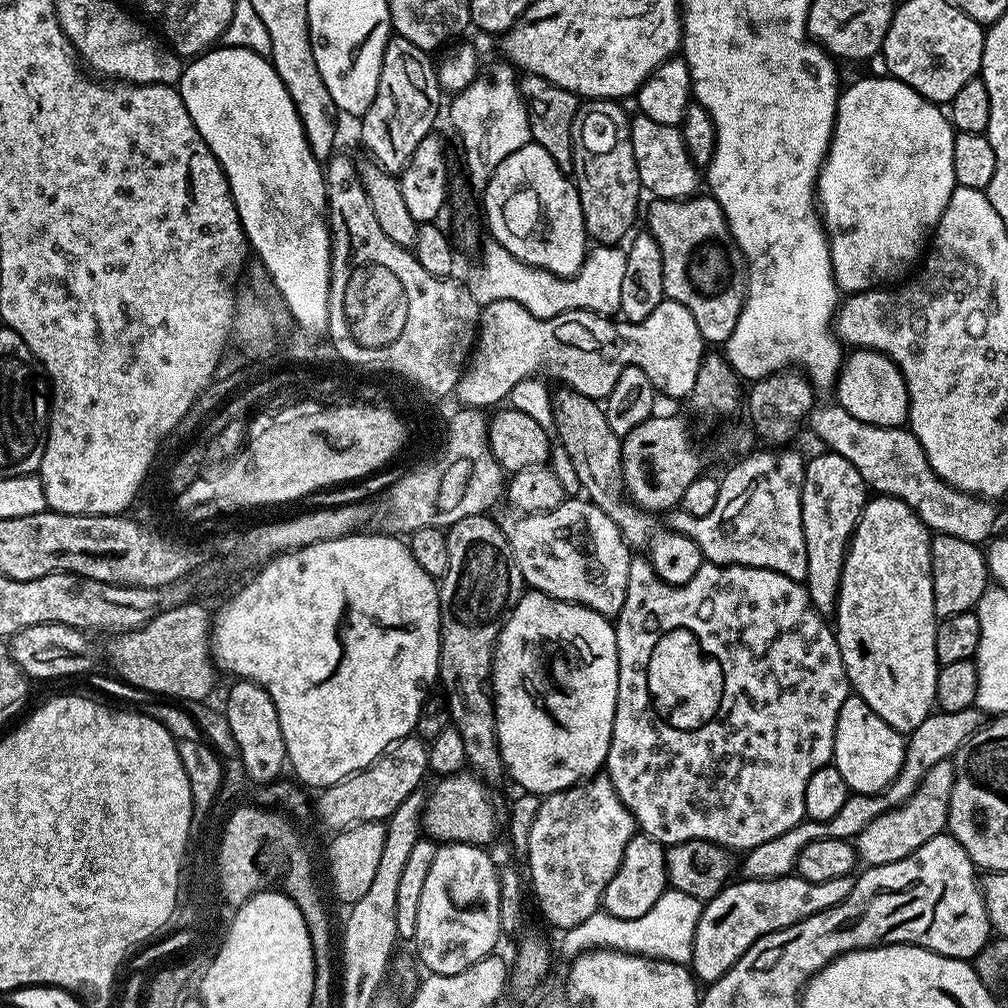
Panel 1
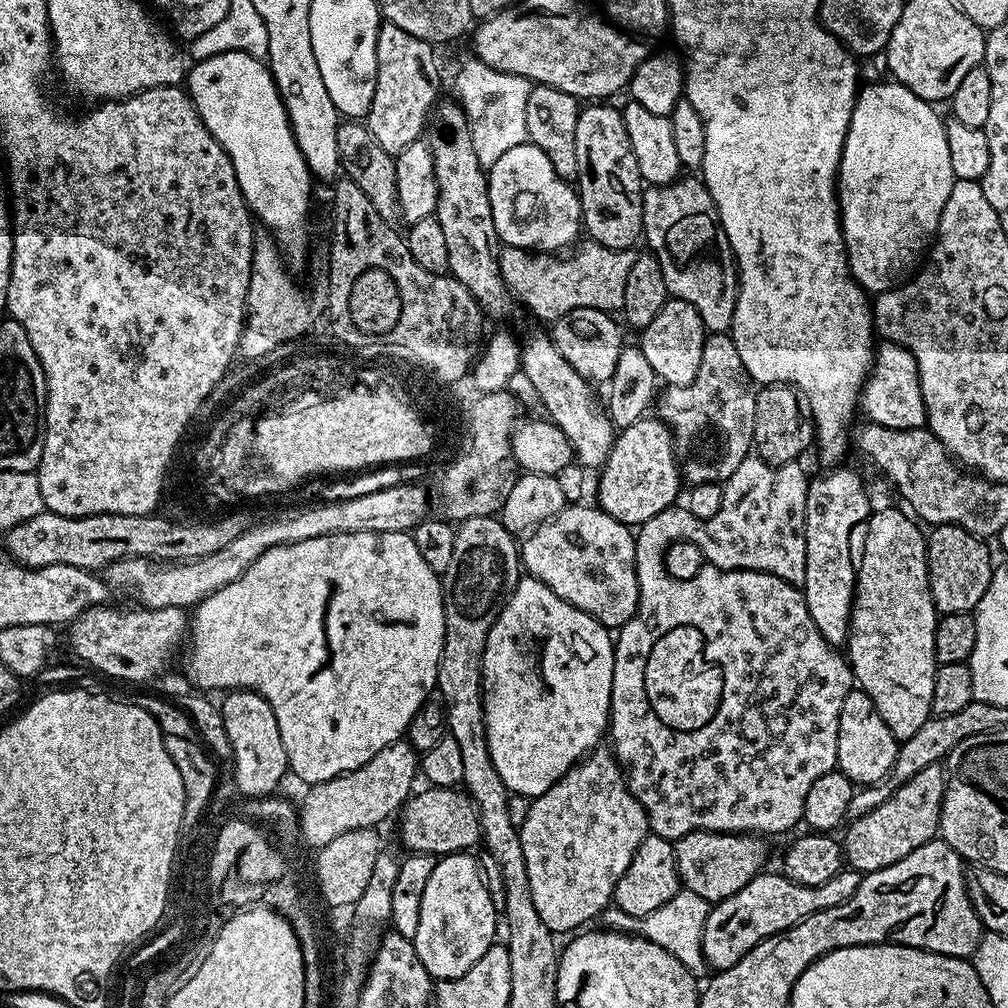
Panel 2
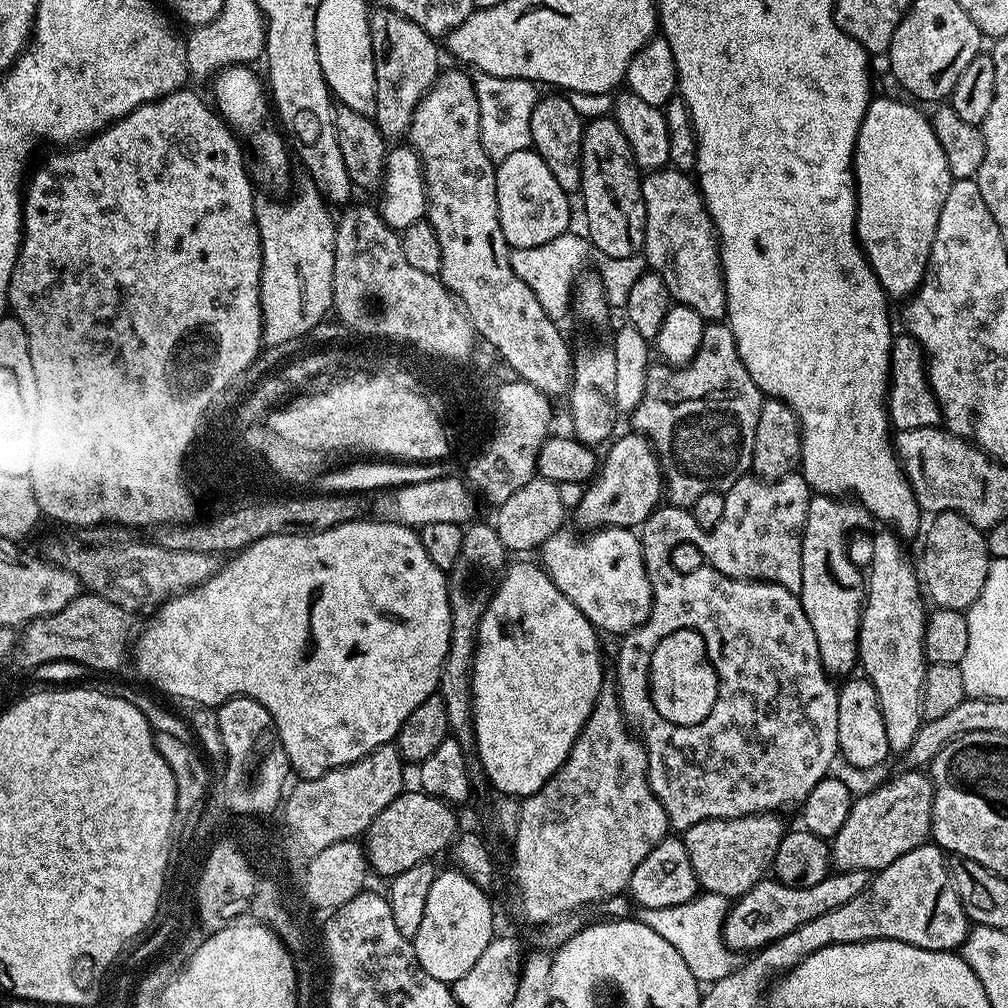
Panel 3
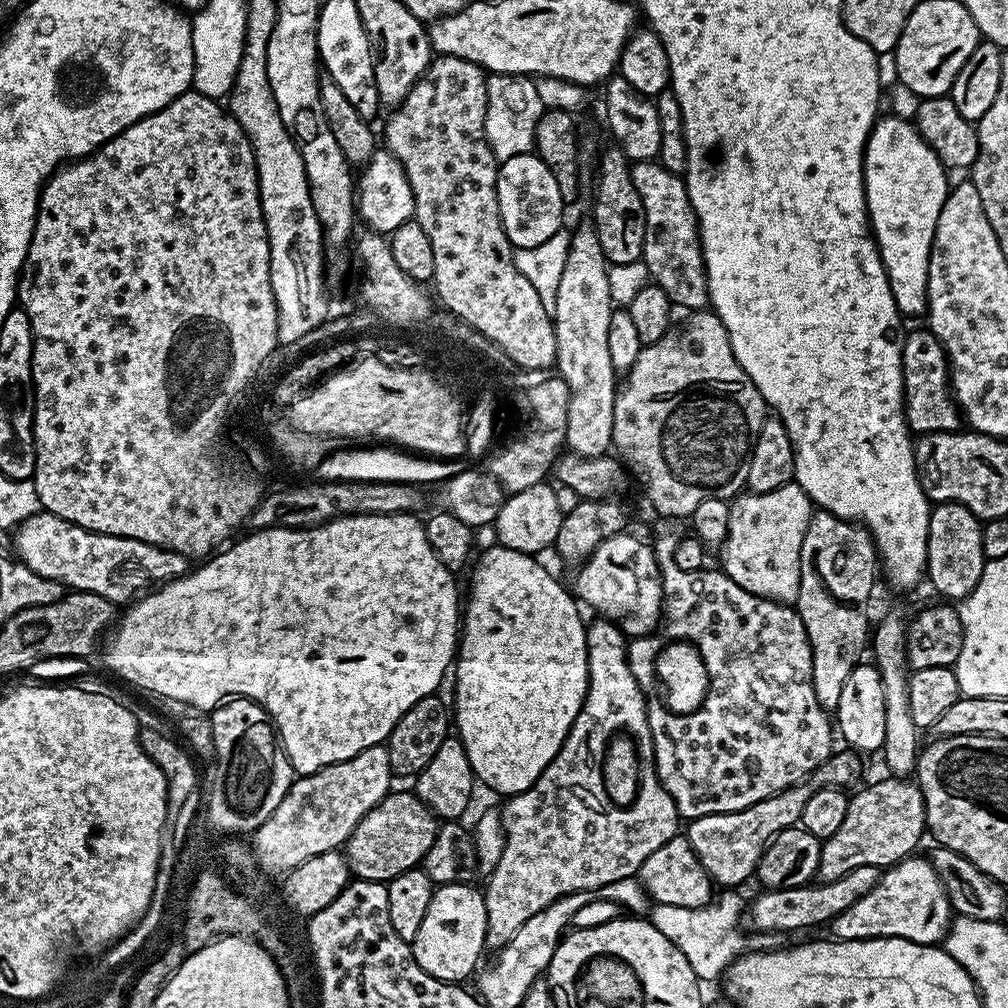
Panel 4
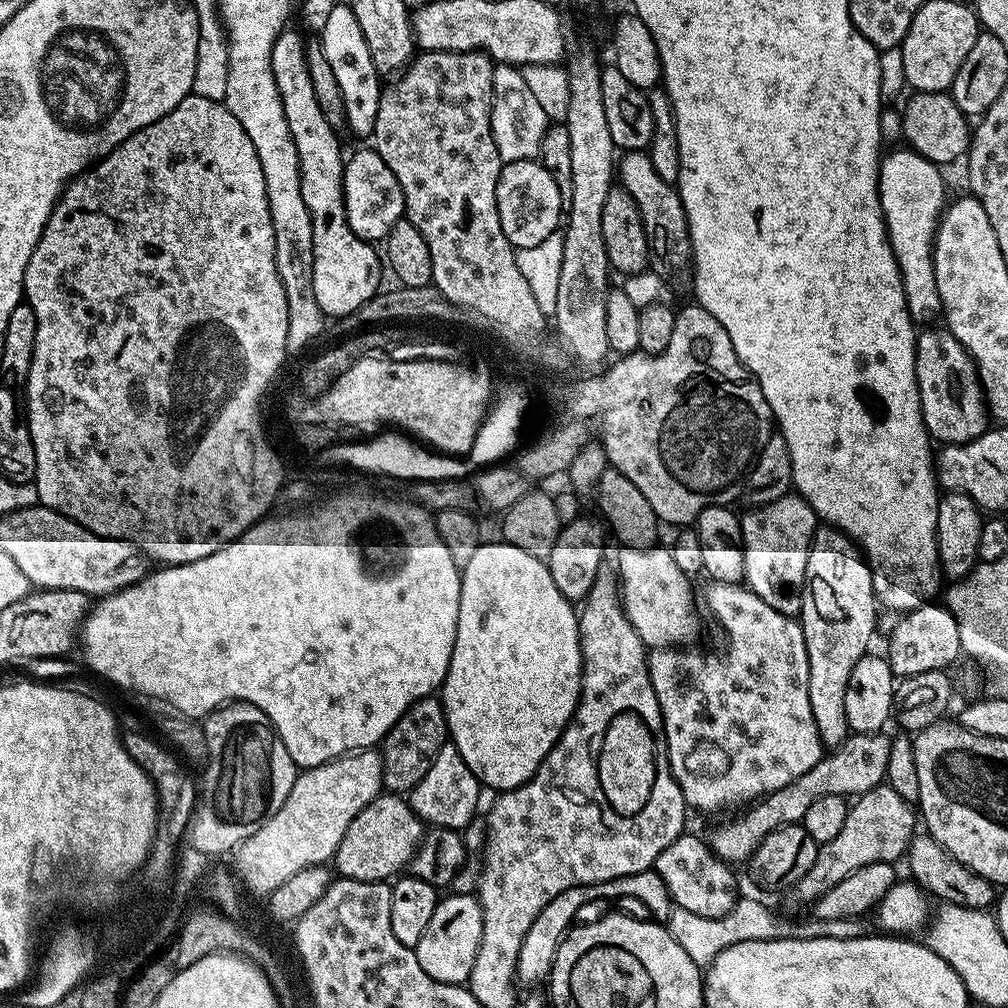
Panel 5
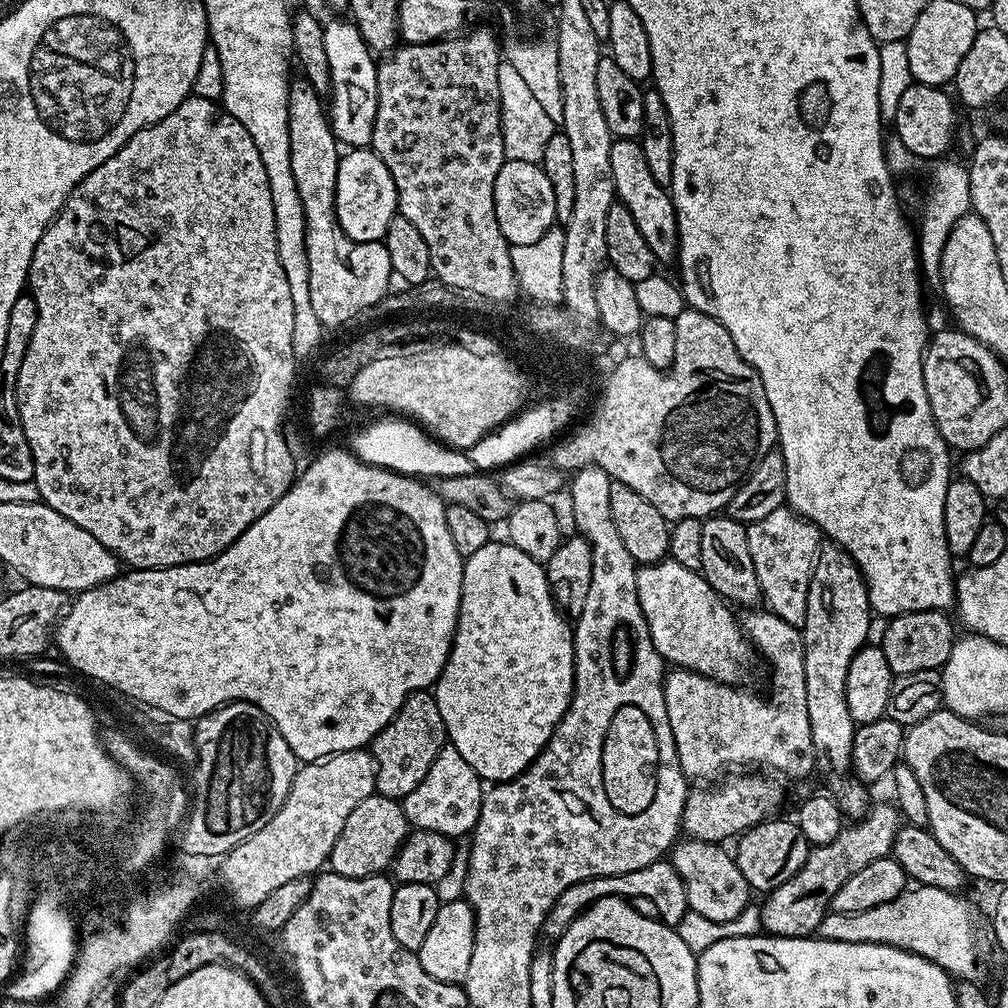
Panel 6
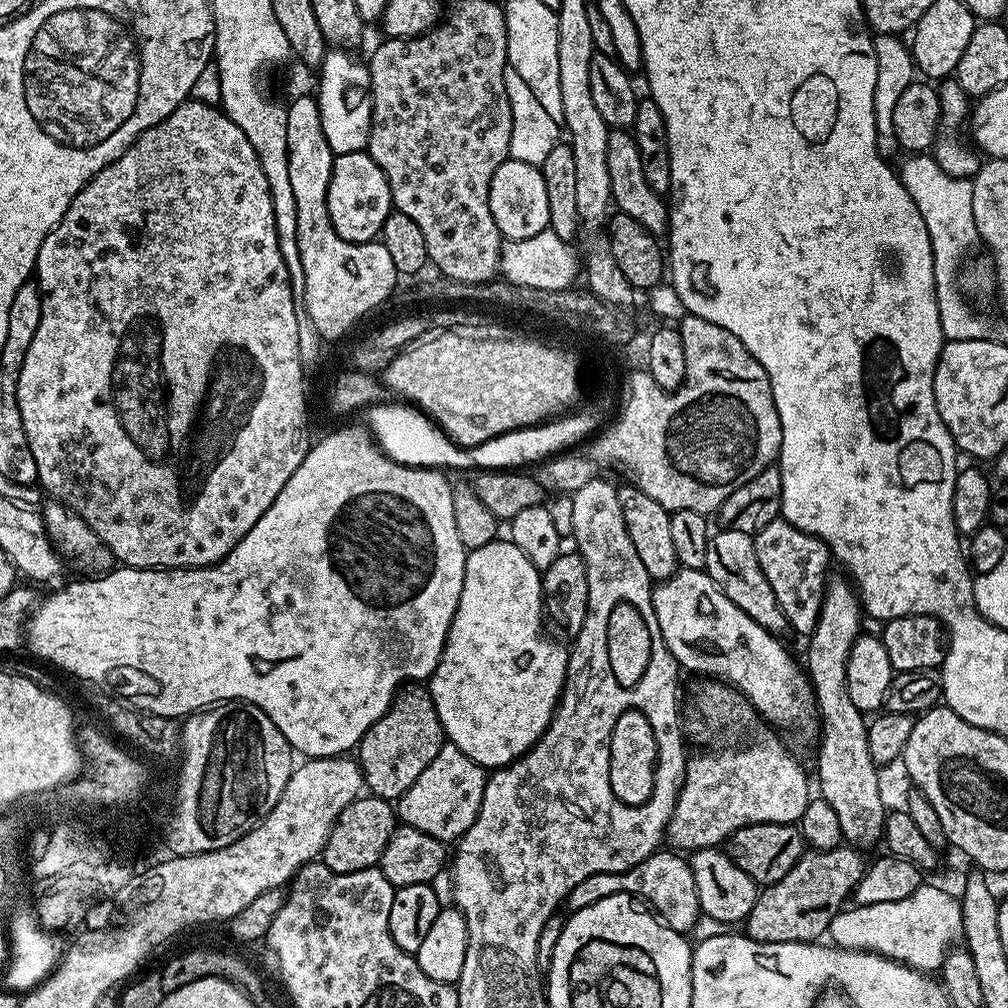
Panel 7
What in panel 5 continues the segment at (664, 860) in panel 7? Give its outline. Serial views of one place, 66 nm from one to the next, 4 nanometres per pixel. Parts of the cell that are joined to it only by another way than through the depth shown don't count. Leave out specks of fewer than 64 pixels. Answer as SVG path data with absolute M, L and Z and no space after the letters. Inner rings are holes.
M655 870L620 876L617 880L604 880L601 884L583 884L574 886L570 890L562 890L562 894L558 894L558 898L554 898L554 902L547 904L542 914L538 914L538 918L534 918L534 926L530 926L520 947L514 973L515 979L519 983L521 980L524 984L536 984L543 976L545 979L551 973L552 964L556 961L556 952L560 948L561 940L573 927L572 919L587 904L592 904L595 900L612 900L615 896L625 896L628 900L637 900L638 903L645 904L653 912L651 915L660 922L667 921L674 909L672 896L666 890L666 882L662 882L662 878Z

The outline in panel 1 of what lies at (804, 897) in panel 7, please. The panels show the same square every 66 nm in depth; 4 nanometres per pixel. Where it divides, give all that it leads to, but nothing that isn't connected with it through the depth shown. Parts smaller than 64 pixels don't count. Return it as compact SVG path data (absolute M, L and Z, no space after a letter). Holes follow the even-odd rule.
M943 760L938 762L938 766L930 766L926 778L922 778L918 790L914 790L914 794L910 794L906 802L874 818L874 822L870 822L870 826L866 826L866 830L862 830L854 838L857 857L868 866L886 866L914 854L918 846L926 846L930 838L941 835L948 826L950 794L954 790L955 773L956 766L952 760Z

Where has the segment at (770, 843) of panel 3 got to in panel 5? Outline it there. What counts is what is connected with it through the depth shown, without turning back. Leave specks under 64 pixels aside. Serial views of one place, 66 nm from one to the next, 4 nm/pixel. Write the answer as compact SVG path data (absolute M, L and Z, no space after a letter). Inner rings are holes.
M887 731L852 732L841 744L835 745L820 759L818 766L813 766L802 774L802 778L794 778L782 790L774 790L751 805L737 820L716 828L710 835L710 847L719 860L733 866L743 865L752 859L754 850L762 842L766 834L778 830L787 824L798 824L803 821L806 810L818 798L826 798L826 794L834 794L845 798L855 798L874 790L885 783L886 766L890 762L890 746L892 736Z

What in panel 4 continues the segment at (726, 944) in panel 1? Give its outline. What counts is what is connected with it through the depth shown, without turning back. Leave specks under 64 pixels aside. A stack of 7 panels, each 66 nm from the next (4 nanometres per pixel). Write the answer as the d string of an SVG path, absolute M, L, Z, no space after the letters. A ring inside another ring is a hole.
M858 866L858 870L850 870L842 878L834 882L809 882L800 888L774 888L761 891L756 901L749 903L746 908L746 920L753 925L757 932L790 931L798 927L816 930L819 924L827 925L842 910L850 910L854 902L858 902L864 894L870 894L880 881L881 869L874 866Z

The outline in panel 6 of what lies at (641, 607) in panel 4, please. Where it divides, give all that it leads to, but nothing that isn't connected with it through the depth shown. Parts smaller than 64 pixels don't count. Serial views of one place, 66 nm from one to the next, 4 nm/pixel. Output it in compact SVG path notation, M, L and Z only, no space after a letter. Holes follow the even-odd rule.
M671 558L656 564L645 564L637 571L638 602L648 623L652 644L657 654L669 665L688 668L693 674L708 676L720 684L739 685L752 672L752 663L758 660L758 653L748 639L738 616L731 612L729 601L712 589L700 572L690 570Z

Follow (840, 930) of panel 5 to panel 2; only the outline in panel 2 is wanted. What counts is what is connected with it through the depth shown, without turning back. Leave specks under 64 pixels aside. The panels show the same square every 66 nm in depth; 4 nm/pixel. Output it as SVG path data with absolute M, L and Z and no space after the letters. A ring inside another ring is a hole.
M682 888L680 891L676 892L674 898L670 898L669 902L663 903L662 906L657 908L654 911L651 911L650 914L637 917L634 915L628 915L620 908L615 906L609 906L601 912L600 920L603 921L603 924L607 929L613 931L626 931L630 934L638 933L644 939L654 942L658 946L662 946L668 953L674 954L676 958L688 970L692 972L695 976L702 975L701 973L707 971L707 961L704 958L703 952L701 950L701 934L704 932L706 918L708 917L709 910L711 905L708 900L701 898L693 891Z

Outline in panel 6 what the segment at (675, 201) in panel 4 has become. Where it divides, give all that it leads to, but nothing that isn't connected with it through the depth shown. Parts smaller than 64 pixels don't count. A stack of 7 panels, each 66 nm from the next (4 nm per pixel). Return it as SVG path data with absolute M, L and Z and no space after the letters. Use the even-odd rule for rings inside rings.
M613 139L610 146L610 170L614 173L616 200L630 210L638 230L642 230L642 238L646 238L646 246L654 250L654 258L658 262L677 259L680 243L678 242L678 218L674 210L671 191L665 185L654 182L654 174L650 174L650 166L646 166L646 154L642 154L639 139Z

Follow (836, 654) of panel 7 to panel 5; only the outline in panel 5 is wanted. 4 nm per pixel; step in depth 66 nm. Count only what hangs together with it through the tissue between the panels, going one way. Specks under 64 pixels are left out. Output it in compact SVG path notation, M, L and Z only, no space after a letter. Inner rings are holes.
M831 526L817 527L808 555L804 597L798 619L806 642L806 658L810 662L810 706L814 710L814 726L818 726L818 734L825 746L841 744L850 735L846 722L846 682L850 682L850 670L854 670L858 658L871 649L868 647L876 632L876 608L878 601L872 585L872 572L856 541Z

